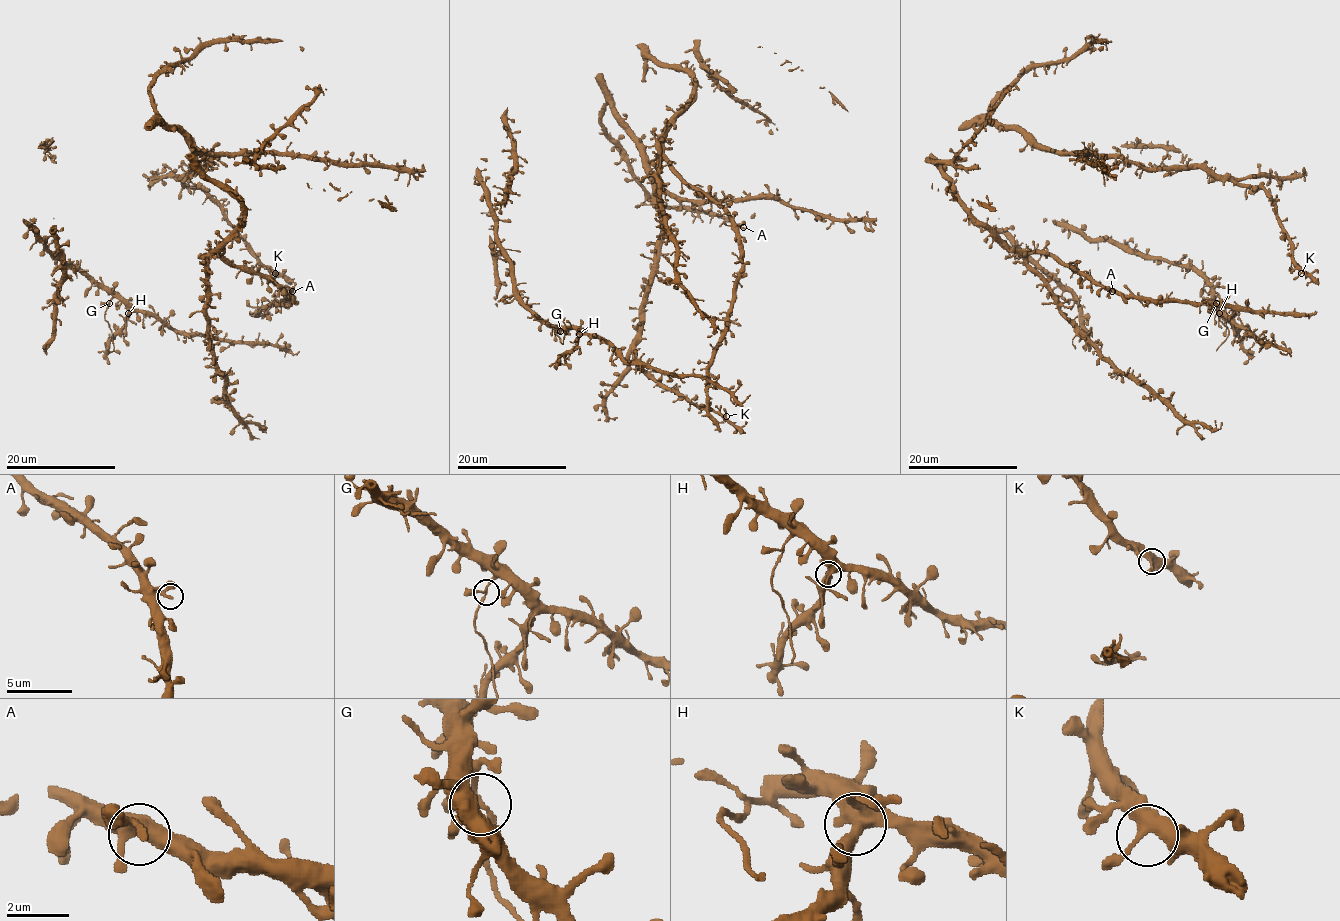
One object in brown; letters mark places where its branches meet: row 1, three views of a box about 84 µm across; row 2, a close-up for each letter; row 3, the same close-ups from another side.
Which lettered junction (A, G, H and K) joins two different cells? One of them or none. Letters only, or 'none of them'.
G

